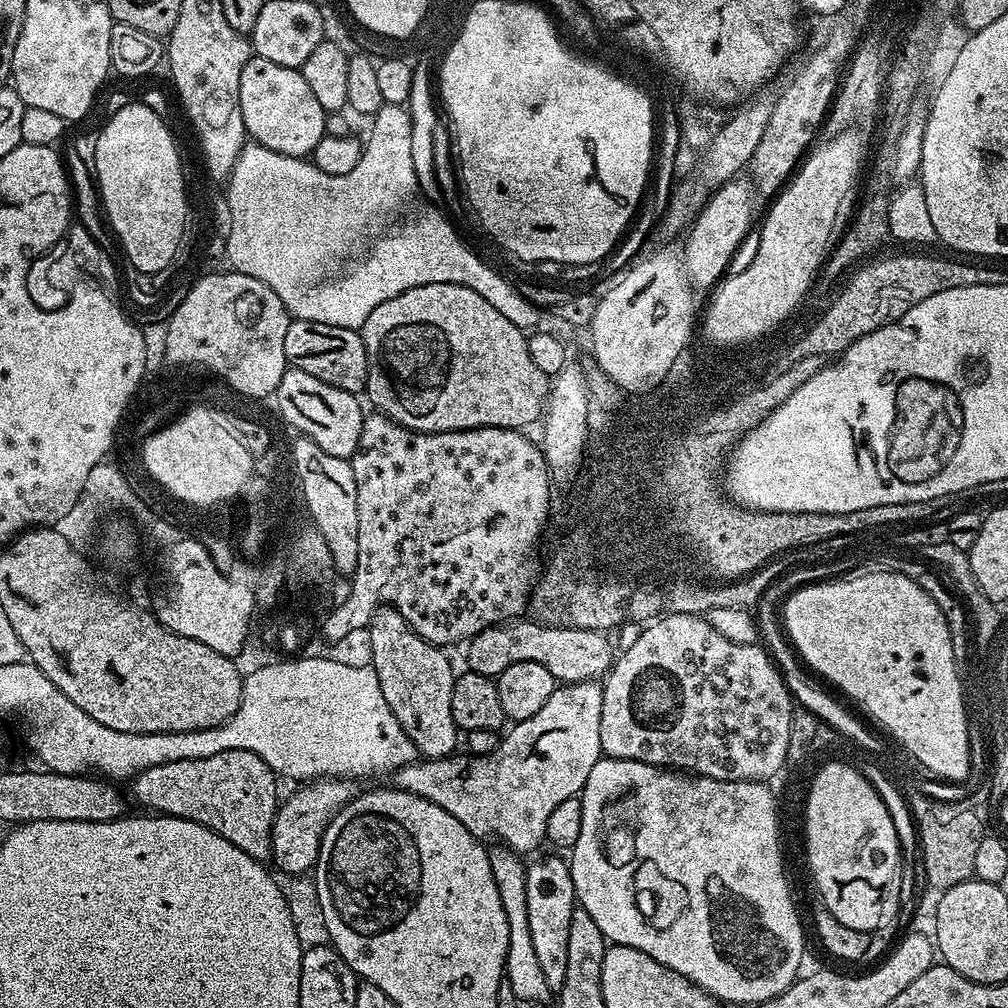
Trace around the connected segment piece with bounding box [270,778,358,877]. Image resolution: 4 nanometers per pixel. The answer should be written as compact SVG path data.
M317 778L299 785L297 792L279 801L272 823L271 863L276 863L289 877L303 876L316 867L320 843L329 822L358 795L353 781L348 778Z

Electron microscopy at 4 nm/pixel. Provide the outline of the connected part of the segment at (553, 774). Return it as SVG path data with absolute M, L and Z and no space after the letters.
M583 680L577 684L561 683L546 698L546 706L525 720L515 721L501 735L500 744L490 754L473 756L471 754L453 754L437 760L417 758L406 766L391 773L390 780L403 792L426 798L434 806L442 806L446 814L454 814L470 834L478 838L493 836L499 842L517 854L532 852L546 840L546 822L550 813L566 802L566 798L579 796L590 778L590 770L602 758L602 694L603 687L595 680Z

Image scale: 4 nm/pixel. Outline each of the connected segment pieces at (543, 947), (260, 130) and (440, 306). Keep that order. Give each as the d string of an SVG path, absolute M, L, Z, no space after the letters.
M563 855L544 856L527 865L526 907L529 918L531 941L534 942L535 955L542 966L543 977L552 990L559 990L562 978L566 978L566 949L570 934L570 914L578 905L574 878L567 859Z
M253 55L242 70L238 98L245 133L255 143L278 154L311 157L314 146L325 135L325 110L318 106L318 98L314 98L310 86L306 86L306 78L297 69L278 66L278 62L266 62L266 58Z
M430 282L426 286L414 286L394 298L386 298L382 306L374 306L370 310L370 318L366 318L363 328L359 329L360 337L364 340L368 355L368 386L366 396L372 399L371 407L389 416L394 422L406 426L415 432L457 432L467 428L514 428L527 429L531 420L539 421L545 415L545 405L548 402L550 378L534 366L528 349L528 336L525 329L514 326L510 318L498 314L482 294L470 290L470 286L458 286L450 282Z

